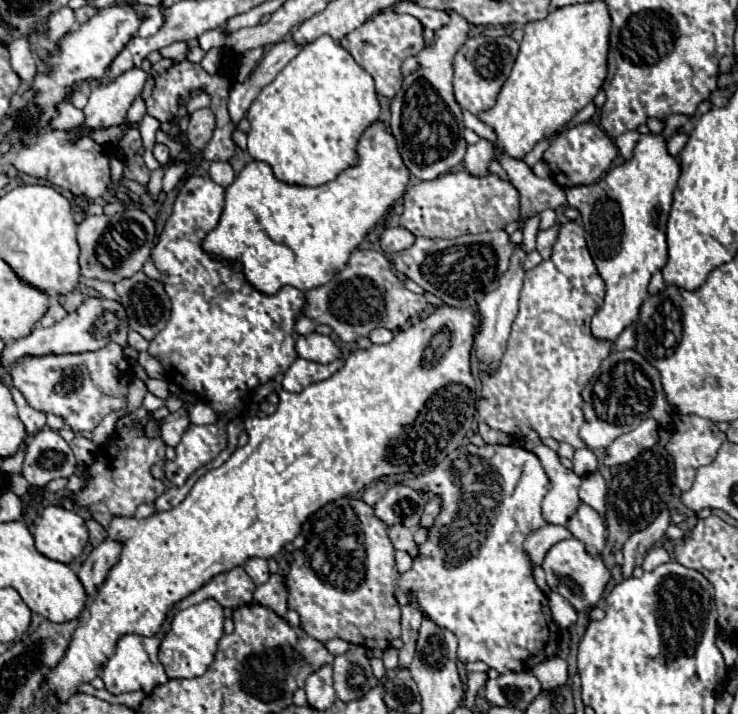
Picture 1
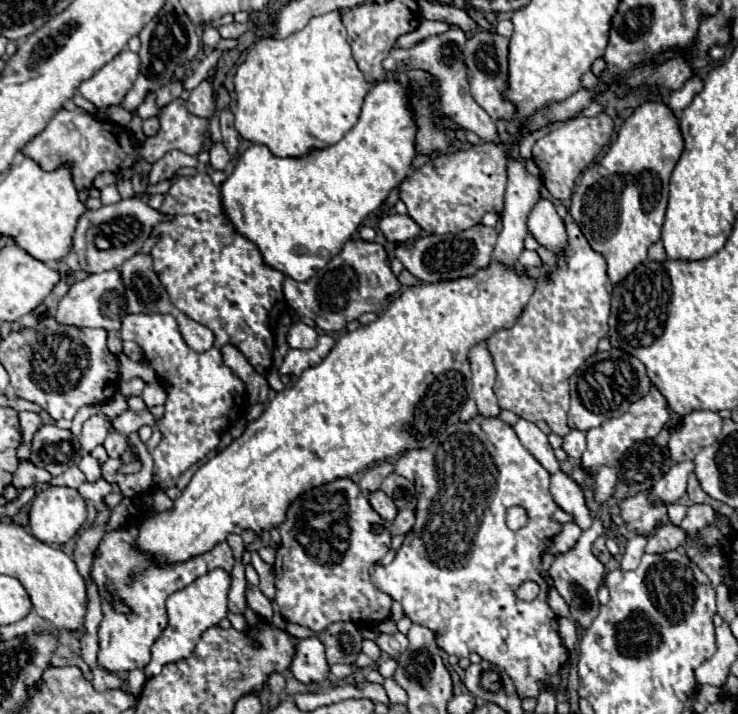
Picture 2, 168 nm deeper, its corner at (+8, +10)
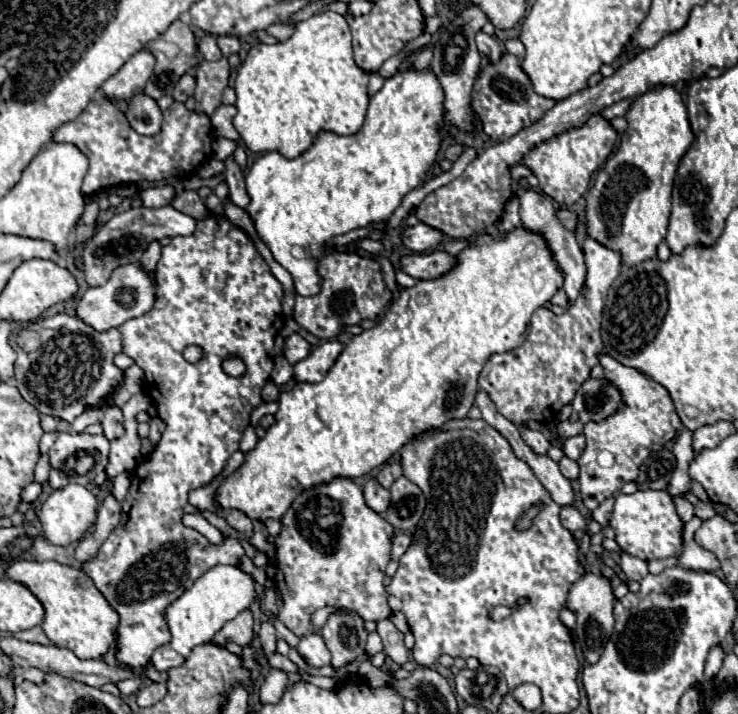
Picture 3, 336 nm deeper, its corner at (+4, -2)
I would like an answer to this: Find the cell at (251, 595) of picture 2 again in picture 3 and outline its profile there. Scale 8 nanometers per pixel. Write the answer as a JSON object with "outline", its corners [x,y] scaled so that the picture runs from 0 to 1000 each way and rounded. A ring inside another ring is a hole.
{"outline":[[[356,871],[356,874],[354,874],[351,896],[354,896],[354,905],[356,905],[356,916],[359,916],[359,919],[367,919],[367,916],[373,913],[373,902],[375,902],[373,880],[370,880],[367,871]]]}

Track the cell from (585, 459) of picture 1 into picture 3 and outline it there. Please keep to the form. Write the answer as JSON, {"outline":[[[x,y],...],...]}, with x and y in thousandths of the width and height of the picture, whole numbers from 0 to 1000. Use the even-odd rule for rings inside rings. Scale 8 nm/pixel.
{"outline":[[[790,608],[768,613],[766,622],[763,622],[766,639],[771,639],[771,641],[776,641],[776,644],[785,644],[785,639],[790,636],[790,630],[793,630],[793,611],[790,611]]]}

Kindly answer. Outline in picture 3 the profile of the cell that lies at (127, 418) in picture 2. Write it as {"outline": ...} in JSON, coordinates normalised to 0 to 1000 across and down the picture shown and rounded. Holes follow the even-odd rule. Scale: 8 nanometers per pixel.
{"outline":[[[159,569],[148,571],[142,585],[137,588],[137,597],[140,597],[140,608],[145,611],[145,616],[161,613],[167,608],[167,580],[164,580],[164,574]]]}

